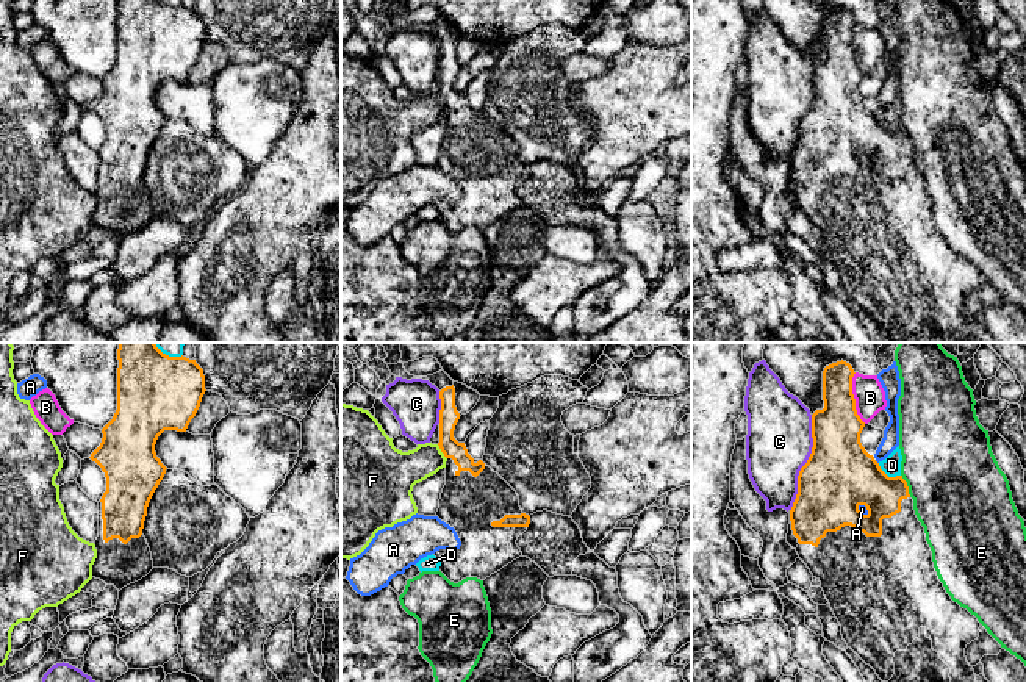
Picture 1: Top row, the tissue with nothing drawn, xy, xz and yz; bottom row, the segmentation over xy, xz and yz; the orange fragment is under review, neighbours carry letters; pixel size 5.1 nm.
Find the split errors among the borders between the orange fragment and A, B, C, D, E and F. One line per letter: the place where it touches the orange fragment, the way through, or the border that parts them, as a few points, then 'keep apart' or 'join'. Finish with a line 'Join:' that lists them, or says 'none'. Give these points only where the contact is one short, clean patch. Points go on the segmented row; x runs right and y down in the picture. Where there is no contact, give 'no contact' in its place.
A: yz (859, 510) | keep apart
B: yz (853, 398) | along yz (854, 373), (854, 409), (865, 423) | keep apart
C: yz (806, 463) | keep apart
D: yz (887, 476) | keep apart
E: yz (906, 485) | along yz (901, 474), (911, 496) | keep apart
F: xz (441, 451) | along xz (437, 445), (446, 459) | keep apart
Join: none

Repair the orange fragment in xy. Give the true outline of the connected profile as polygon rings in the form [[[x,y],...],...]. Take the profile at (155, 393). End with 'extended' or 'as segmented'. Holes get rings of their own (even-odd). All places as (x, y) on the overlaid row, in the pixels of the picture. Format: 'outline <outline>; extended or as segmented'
outline [[[119,343],[117,360],[117,410],[102,429],[102,443],[89,458],[102,468],[106,477],[106,491],[99,502],[99,537],[94,543],[97,558],[92,565],[92,577],[103,580],[106,585],[114,585],[120,591],[153,569],[152,552],[142,529],[149,502],[167,469],[156,457],[156,440],[164,430],[186,432],[206,389],[203,369],[196,360],[183,355],[169,357],[155,343]]]; extended

